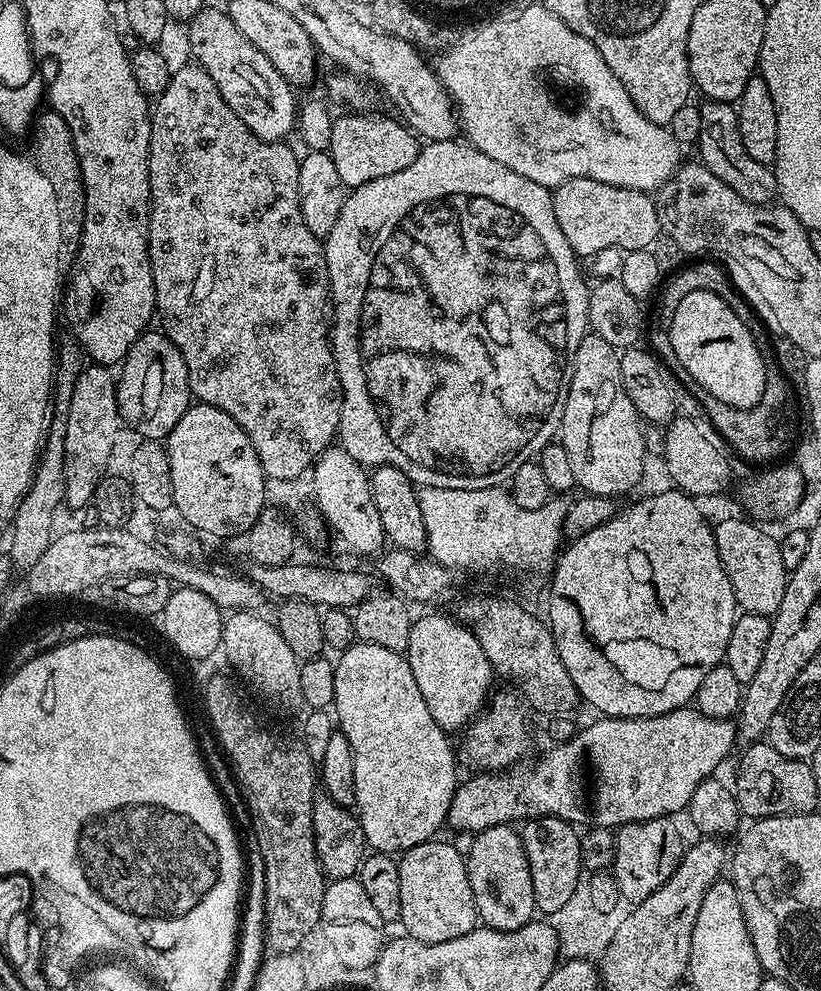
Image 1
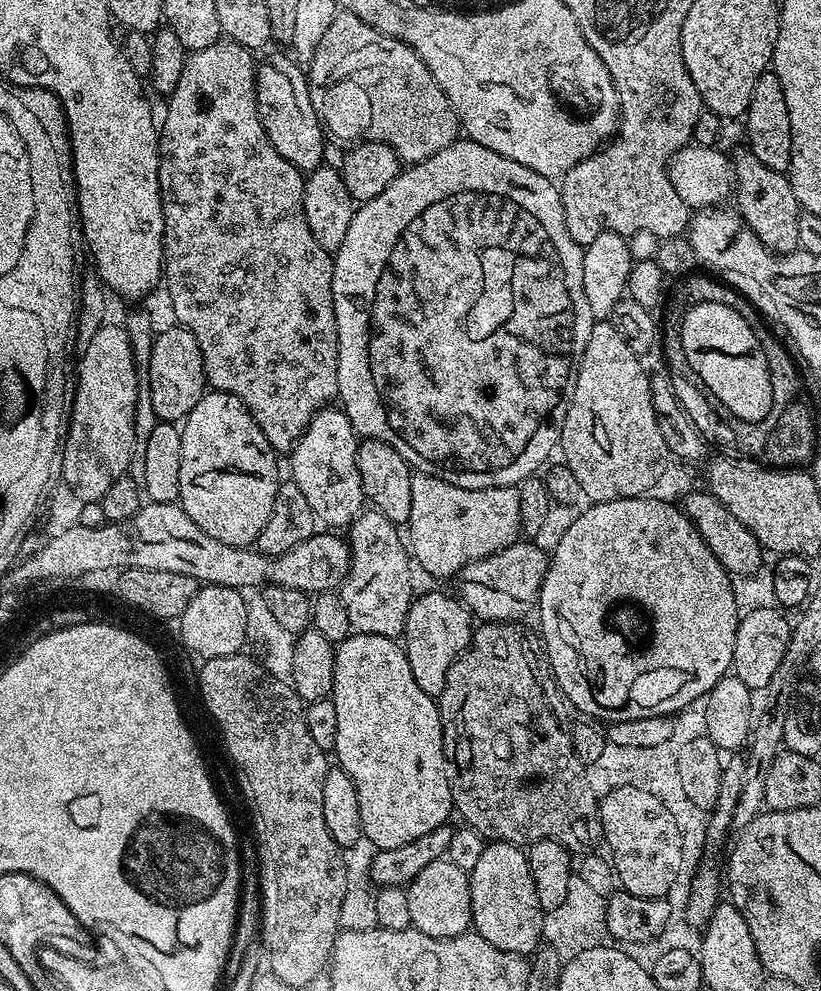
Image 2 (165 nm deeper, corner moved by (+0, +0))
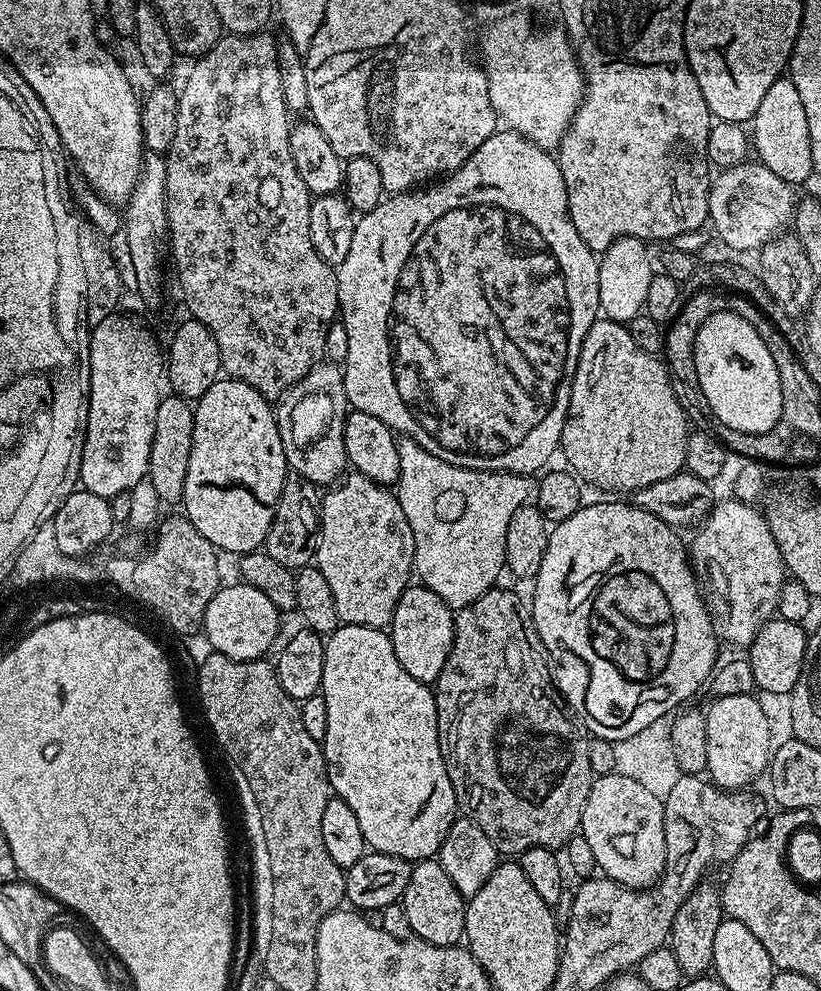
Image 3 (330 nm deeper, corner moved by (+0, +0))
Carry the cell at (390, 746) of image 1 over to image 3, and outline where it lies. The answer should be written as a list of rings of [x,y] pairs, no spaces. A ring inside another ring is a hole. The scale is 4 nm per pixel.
[[[341,624],[335,632],[324,640],[325,662],[319,695],[326,698],[326,738],[322,741],[324,761],[328,771],[328,781],[333,793],[354,810],[358,817],[358,827],[362,829],[362,838],[371,851],[390,854],[394,858],[402,858],[409,862],[433,859],[439,853],[442,842],[450,830],[450,826],[458,819],[458,805],[454,786],[450,782],[450,774],[444,765],[440,739],[438,738],[438,722],[436,721],[436,697],[429,685],[418,682],[418,678],[410,678],[406,670],[402,670],[402,662],[398,662],[398,654],[394,654],[392,637],[385,629],[370,626],[354,626]]]

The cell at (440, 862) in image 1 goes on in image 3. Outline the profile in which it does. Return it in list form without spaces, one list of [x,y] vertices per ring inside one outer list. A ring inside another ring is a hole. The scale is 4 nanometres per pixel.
[[[439,859],[421,860],[412,864],[410,882],[402,897],[406,918],[415,939],[425,940],[434,946],[456,946],[464,940],[464,910],[466,898],[450,882],[450,874],[442,870]]]

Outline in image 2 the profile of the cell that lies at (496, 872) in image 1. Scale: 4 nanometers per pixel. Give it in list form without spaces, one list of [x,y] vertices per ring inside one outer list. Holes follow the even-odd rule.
[[[501,840],[485,843],[482,855],[474,870],[468,877],[470,886],[470,906],[472,907],[472,928],[490,946],[498,946],[498,950],[513,952],[524,956],[542,944],[543,922],[545,913],[540,909],[538,890],[534,890],[534,878],[530,874],[528,853],[519,844],[507,844]]]

